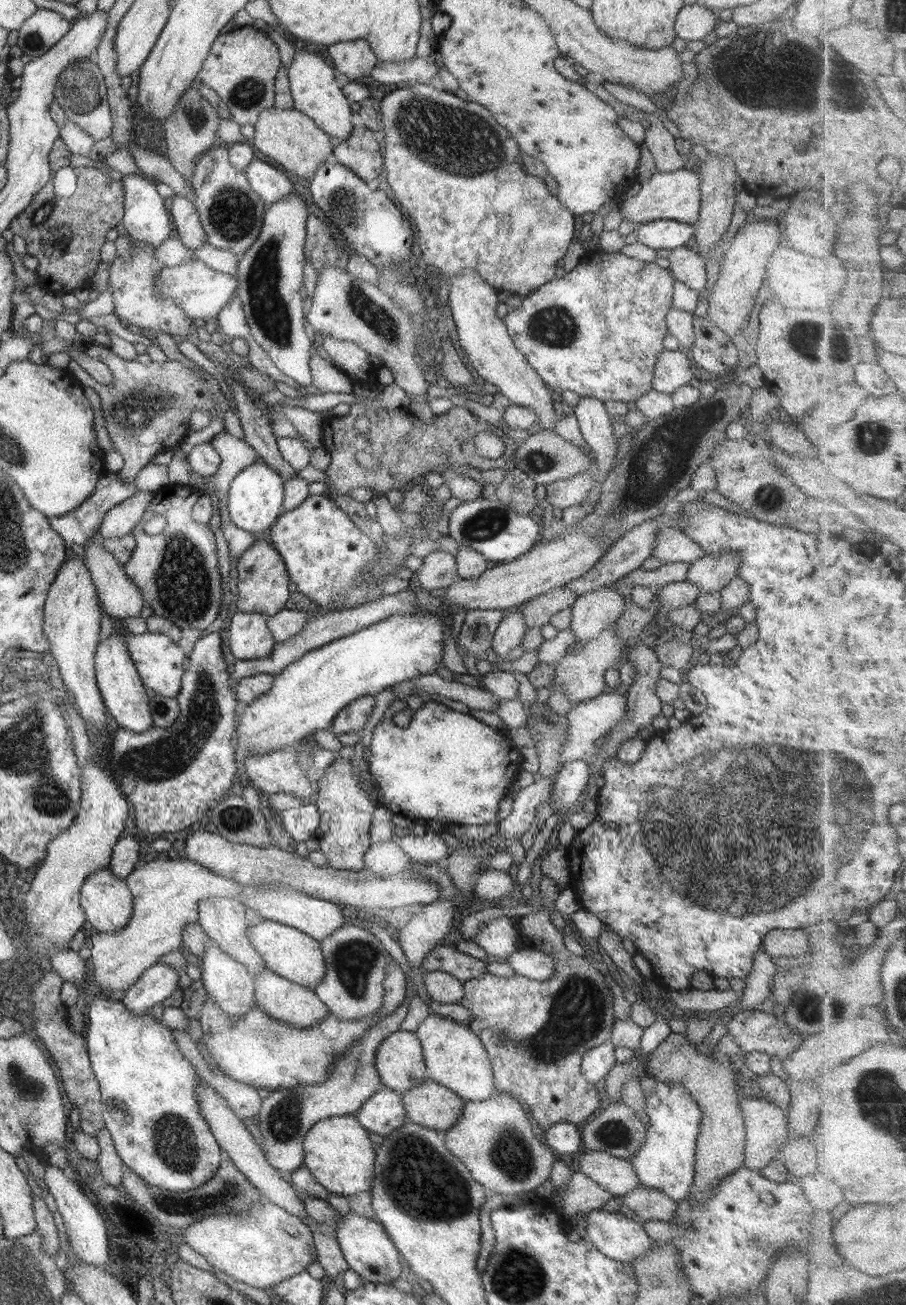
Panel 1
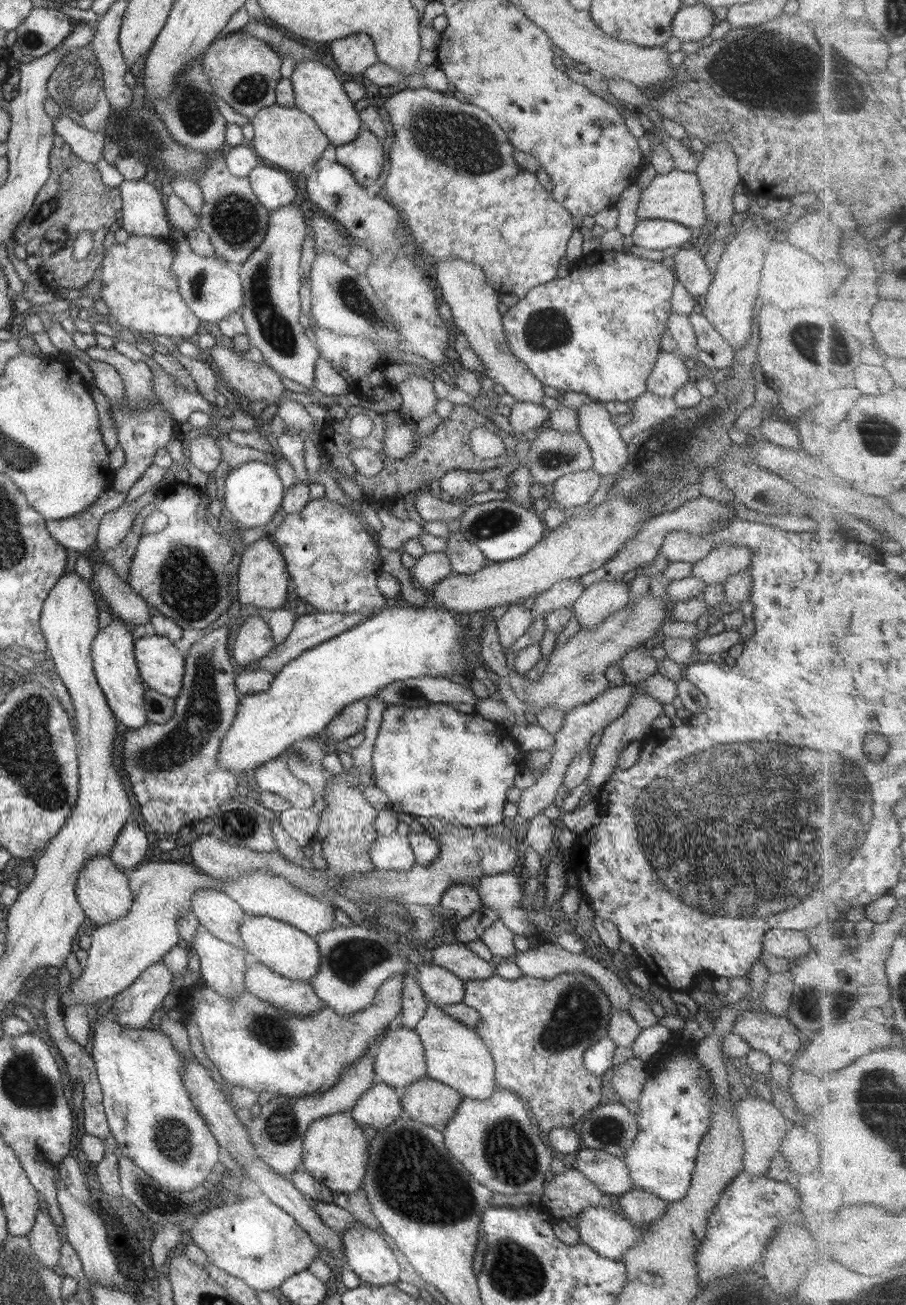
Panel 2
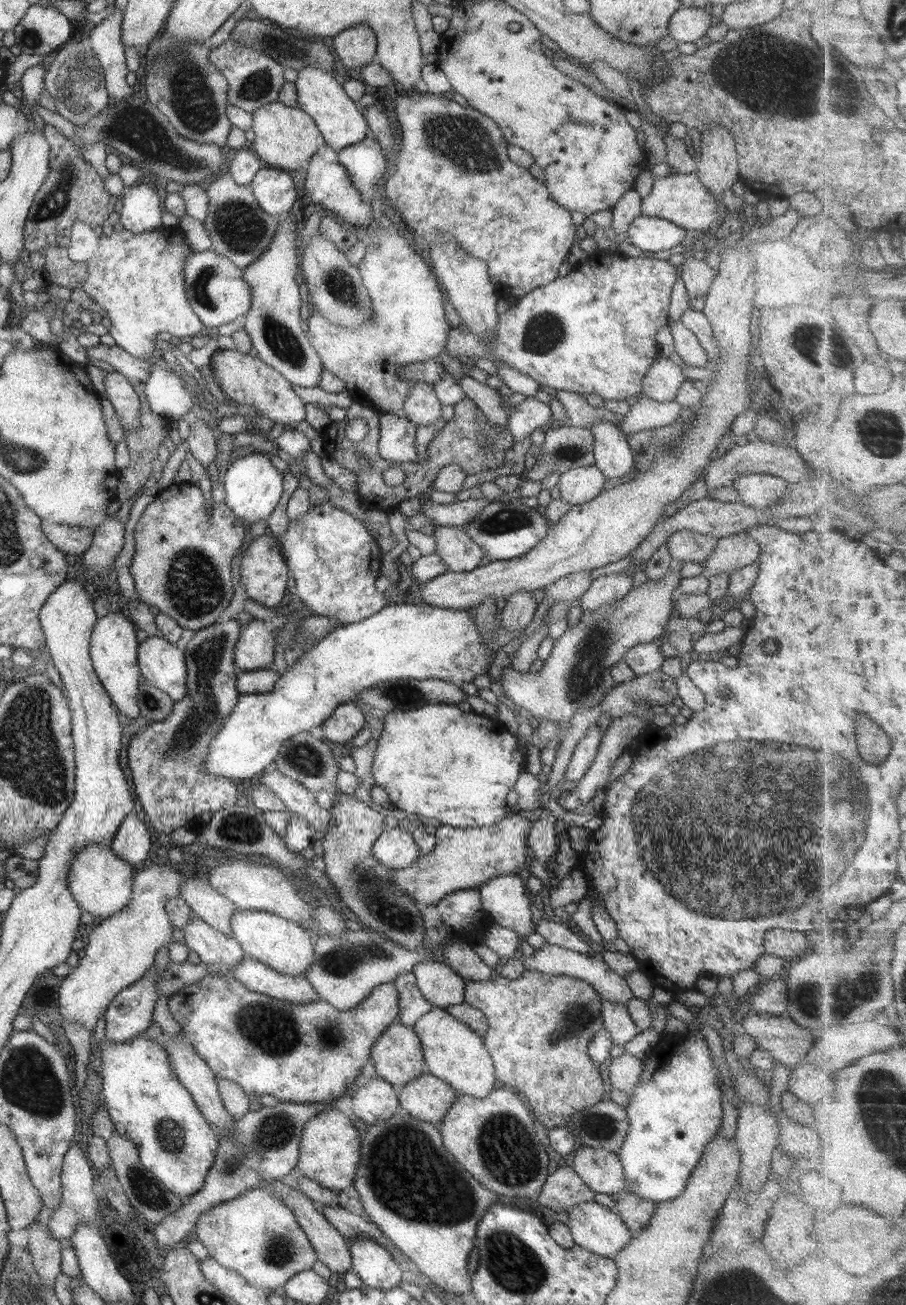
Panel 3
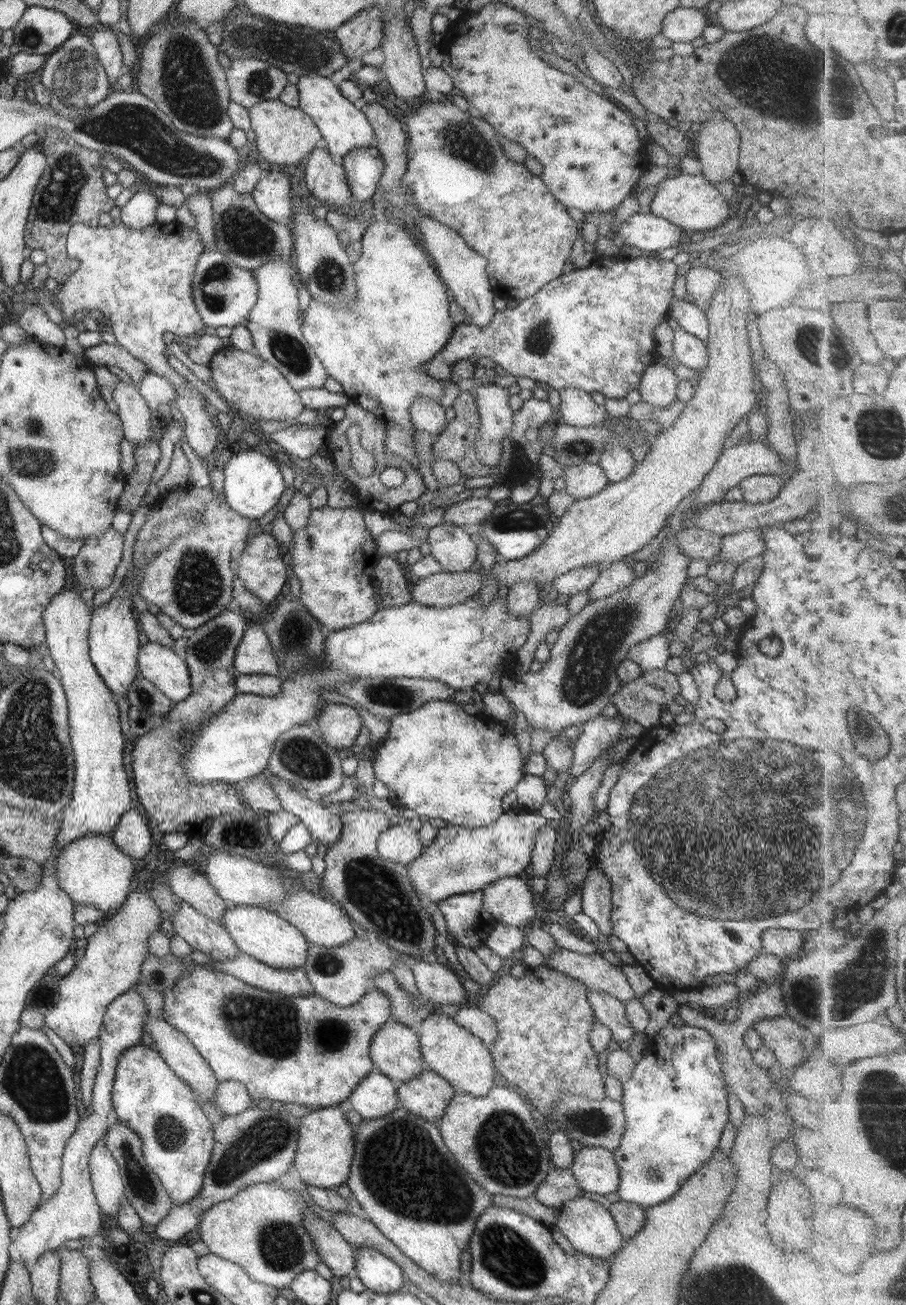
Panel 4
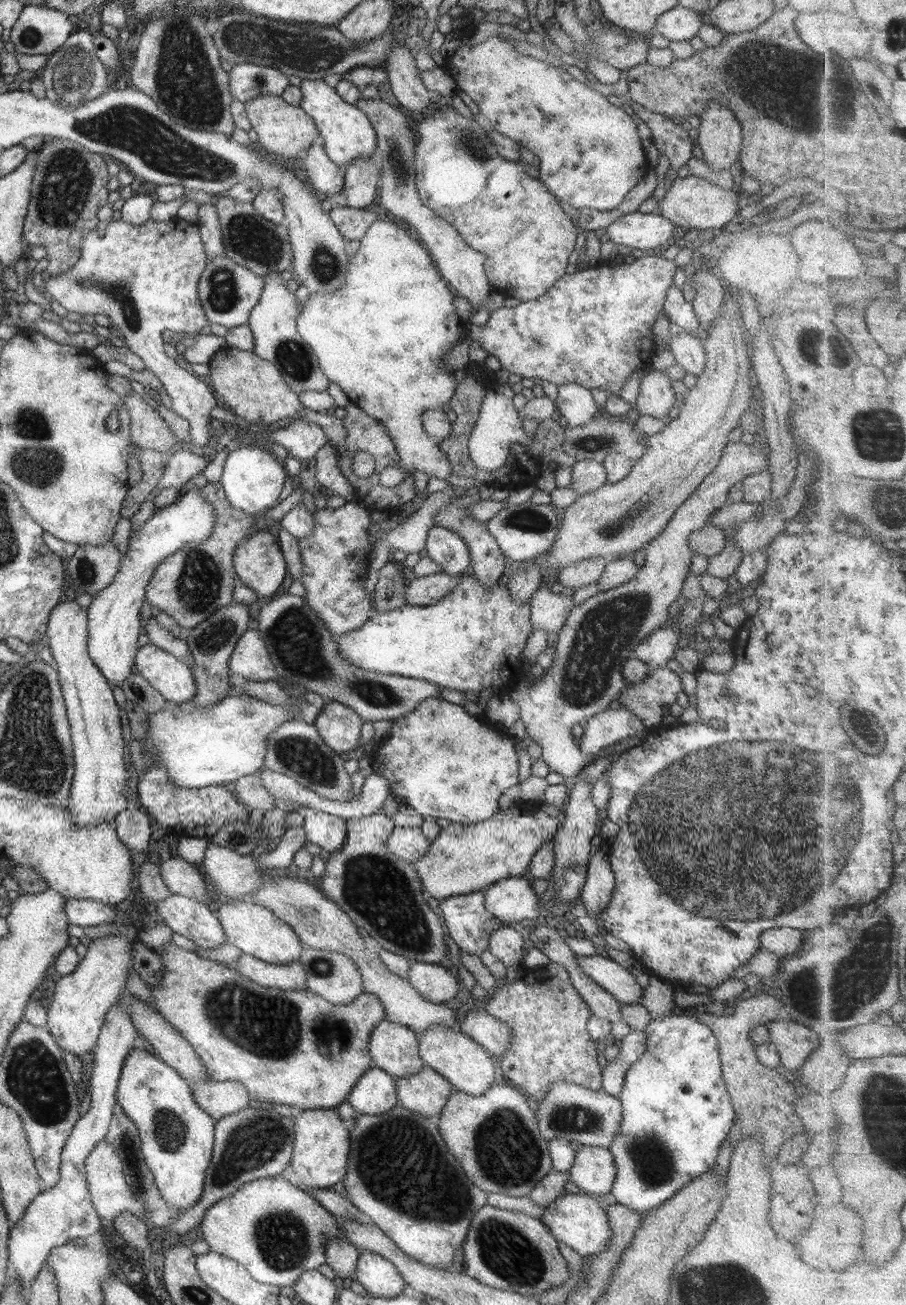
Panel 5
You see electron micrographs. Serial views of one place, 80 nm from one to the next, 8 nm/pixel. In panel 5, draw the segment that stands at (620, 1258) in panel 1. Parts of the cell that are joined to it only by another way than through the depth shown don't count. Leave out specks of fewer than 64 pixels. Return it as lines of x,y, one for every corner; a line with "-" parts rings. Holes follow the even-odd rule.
585,1193
562,1194
544,1207
544,1213
539,1220
559,1242
563,1242
582,1257
603,1252
612,1235
607,1213
599,1208
596,1197

